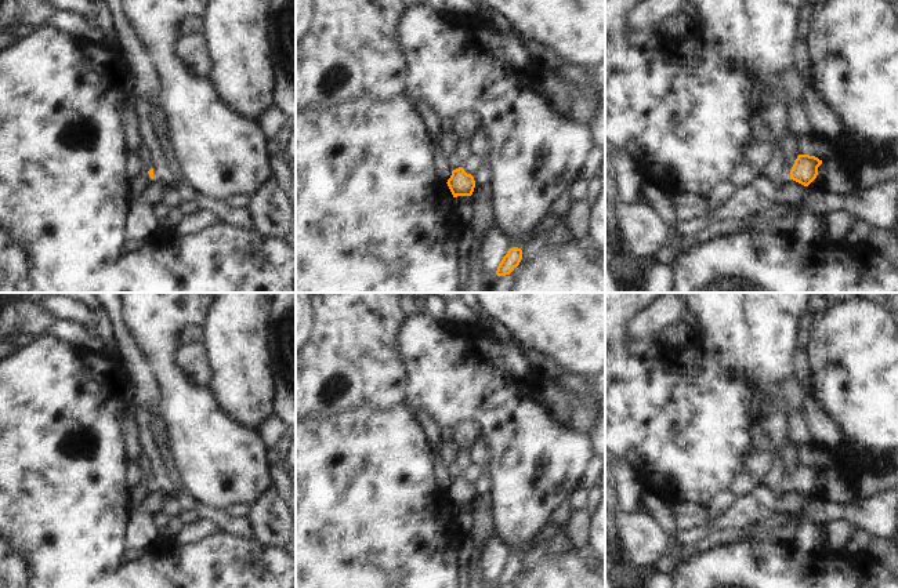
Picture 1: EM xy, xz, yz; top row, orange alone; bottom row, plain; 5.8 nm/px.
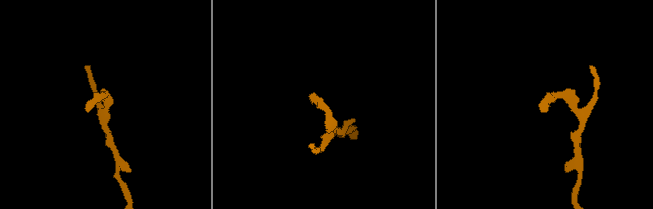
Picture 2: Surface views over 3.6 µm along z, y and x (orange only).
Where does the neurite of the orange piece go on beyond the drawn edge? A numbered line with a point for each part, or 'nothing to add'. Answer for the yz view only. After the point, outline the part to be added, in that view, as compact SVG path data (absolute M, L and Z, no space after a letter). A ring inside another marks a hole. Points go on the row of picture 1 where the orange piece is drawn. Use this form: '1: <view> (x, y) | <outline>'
nothing to add

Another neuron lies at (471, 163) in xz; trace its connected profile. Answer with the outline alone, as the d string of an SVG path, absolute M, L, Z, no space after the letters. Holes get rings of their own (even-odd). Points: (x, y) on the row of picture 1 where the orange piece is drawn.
M471 155L471 156L468 156L468 157L463 161L461 167L464 168L464 171L466 171L467 174L471 174L471 175L472 175L478 168L481 168L481 163L482 163L484 160L485 160L485 159L477 156L477 155Z

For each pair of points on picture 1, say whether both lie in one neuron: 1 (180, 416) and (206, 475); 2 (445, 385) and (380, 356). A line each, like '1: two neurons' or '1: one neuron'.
1: one neuron
2: two neurons

